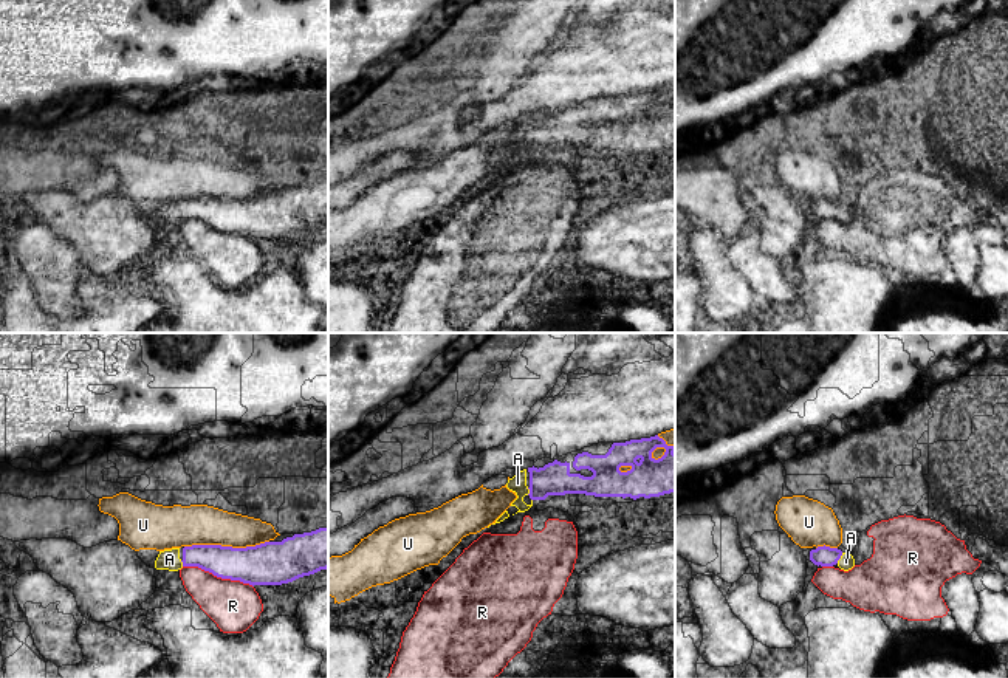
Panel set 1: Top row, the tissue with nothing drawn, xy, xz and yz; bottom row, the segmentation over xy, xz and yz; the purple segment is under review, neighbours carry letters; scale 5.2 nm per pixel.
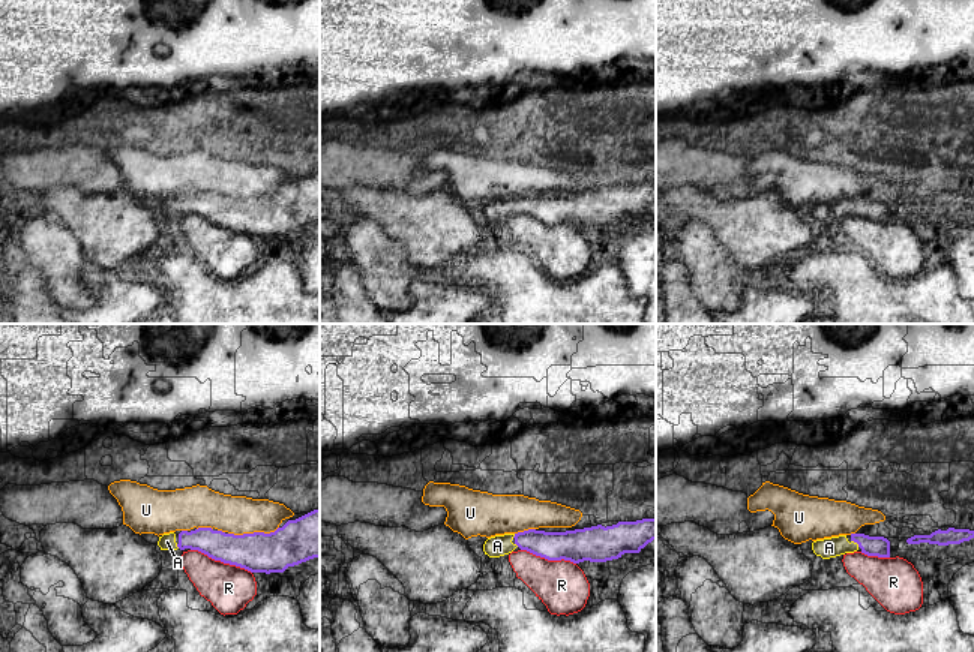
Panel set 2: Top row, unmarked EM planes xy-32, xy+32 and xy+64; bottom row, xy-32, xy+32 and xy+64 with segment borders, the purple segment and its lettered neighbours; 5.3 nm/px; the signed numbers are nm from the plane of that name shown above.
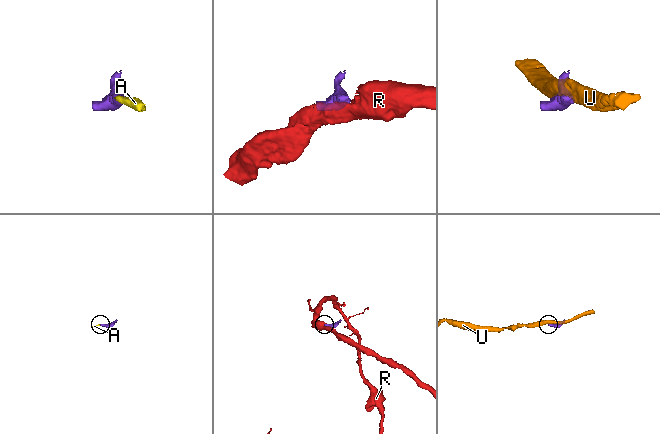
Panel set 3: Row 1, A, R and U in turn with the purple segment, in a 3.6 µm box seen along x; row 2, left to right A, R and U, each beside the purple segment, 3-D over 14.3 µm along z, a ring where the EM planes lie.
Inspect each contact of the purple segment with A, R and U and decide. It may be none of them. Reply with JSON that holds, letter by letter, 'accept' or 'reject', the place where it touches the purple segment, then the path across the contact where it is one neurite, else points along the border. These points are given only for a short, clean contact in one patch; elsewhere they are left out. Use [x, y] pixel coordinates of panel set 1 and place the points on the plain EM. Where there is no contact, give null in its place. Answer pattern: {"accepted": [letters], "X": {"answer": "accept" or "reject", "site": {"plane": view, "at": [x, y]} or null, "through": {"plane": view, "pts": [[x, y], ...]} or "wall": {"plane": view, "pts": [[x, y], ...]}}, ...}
{"accepted": ["A"], "A": {"answer": "accept", "site": {"plane": "yz", "at": [840, 211]}, "through": {"plane": "yz", "pts": [[824, 209], [840, 211], [846, 215]]}}, "R": {"answer": "reject", "site": {"plane": "xy", "at": [219, 229]}}, "U": {"answer": "reject", "site": {"plane": "xy", "at": [226, 200]}}}

